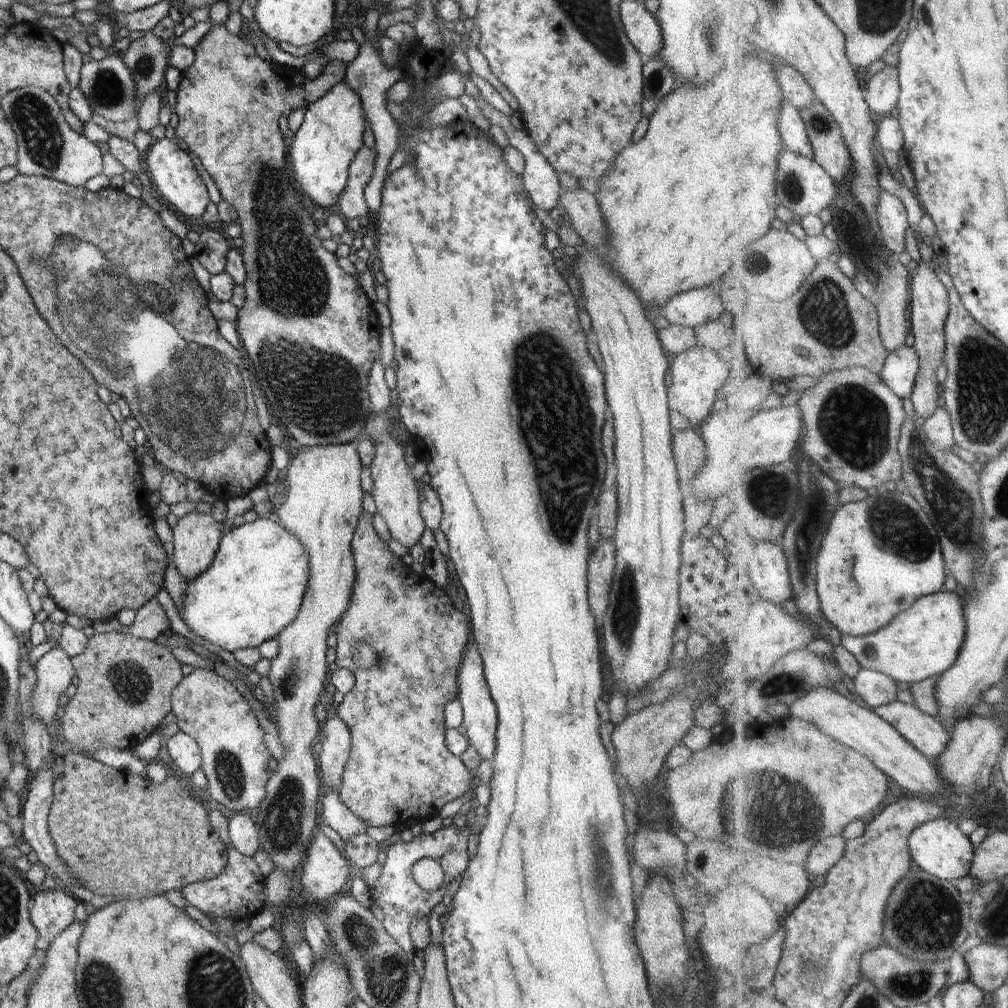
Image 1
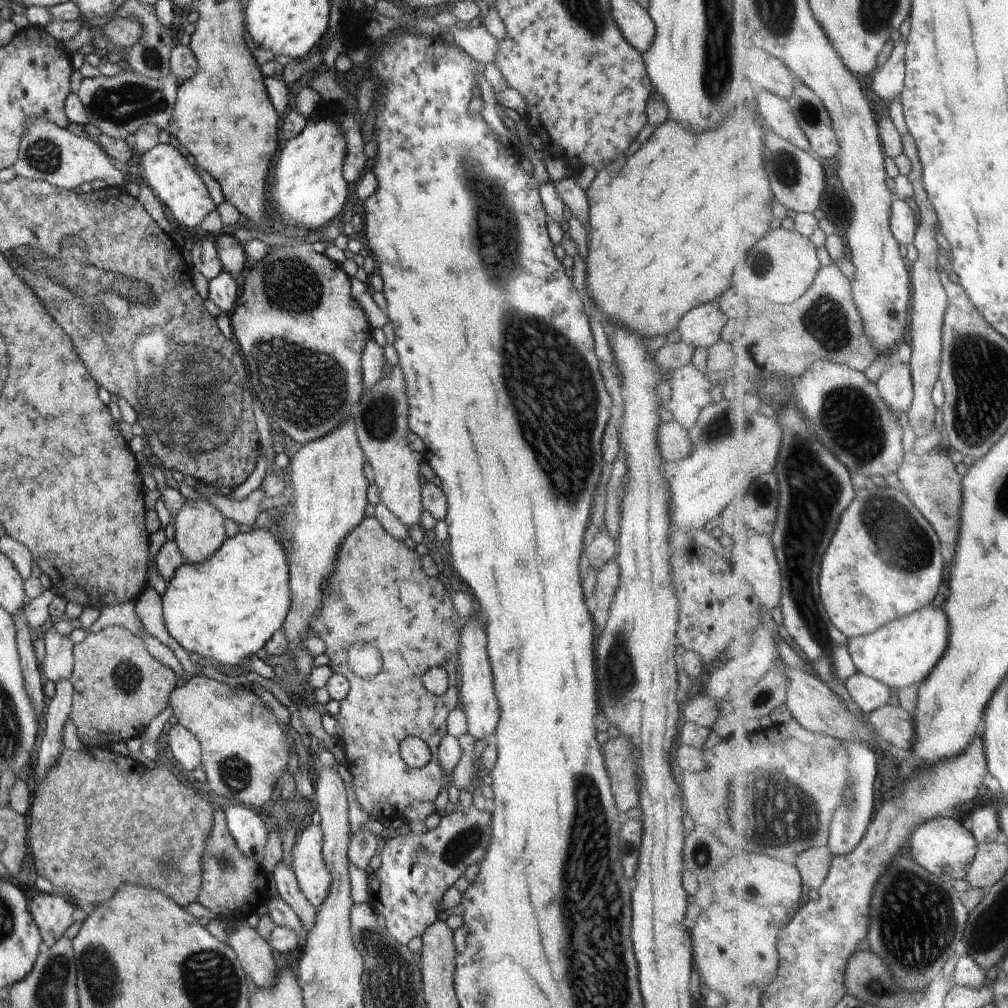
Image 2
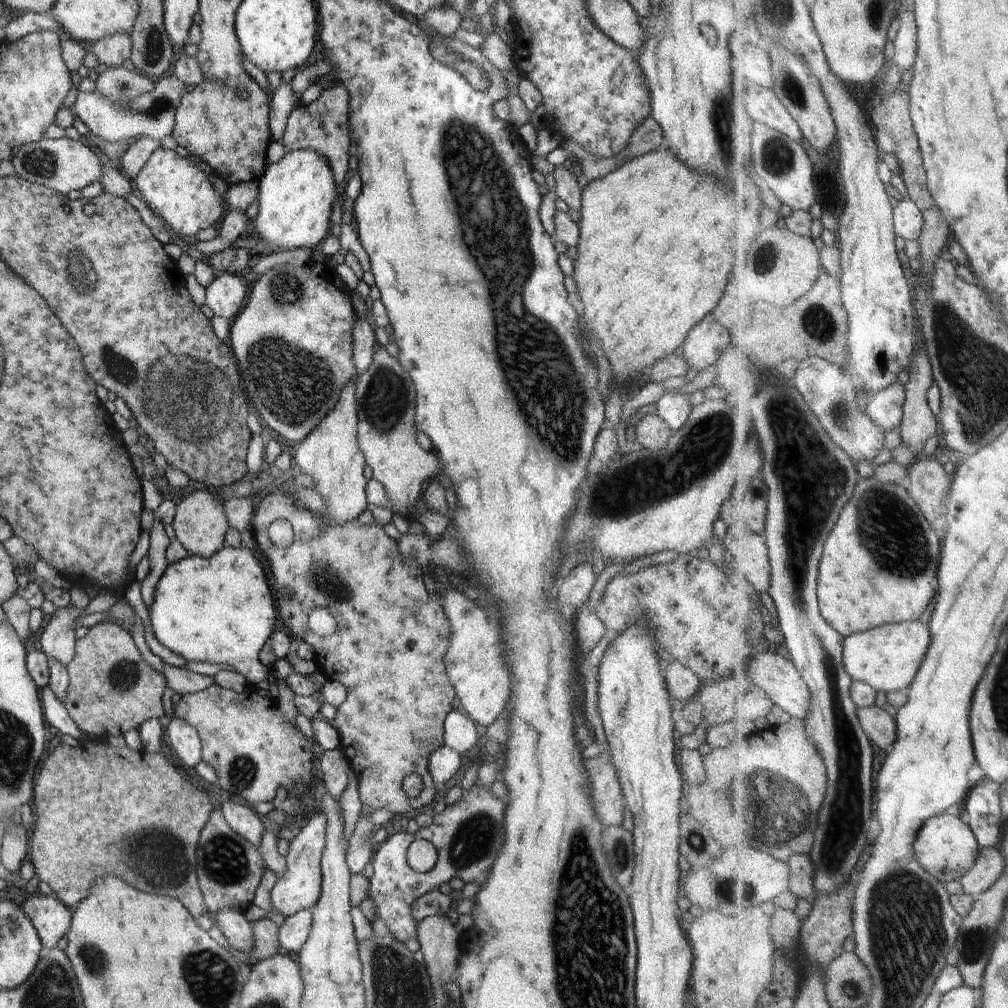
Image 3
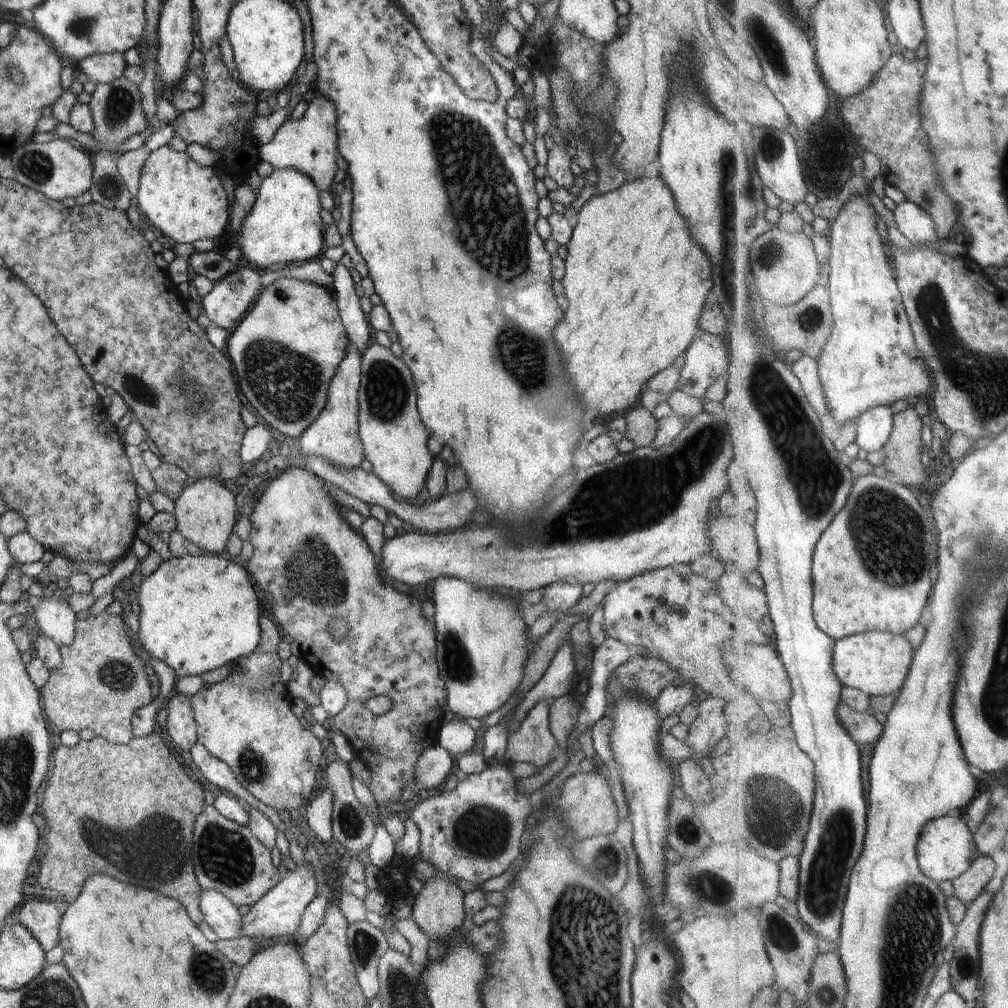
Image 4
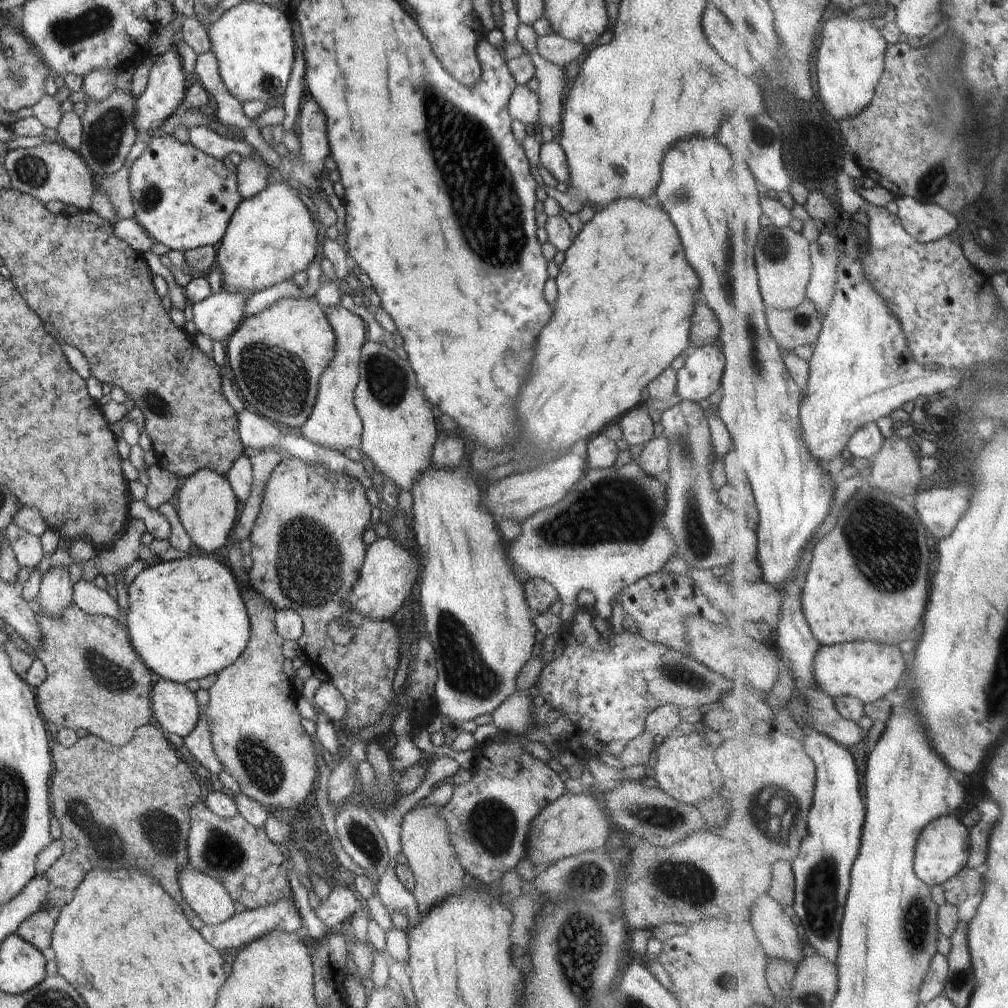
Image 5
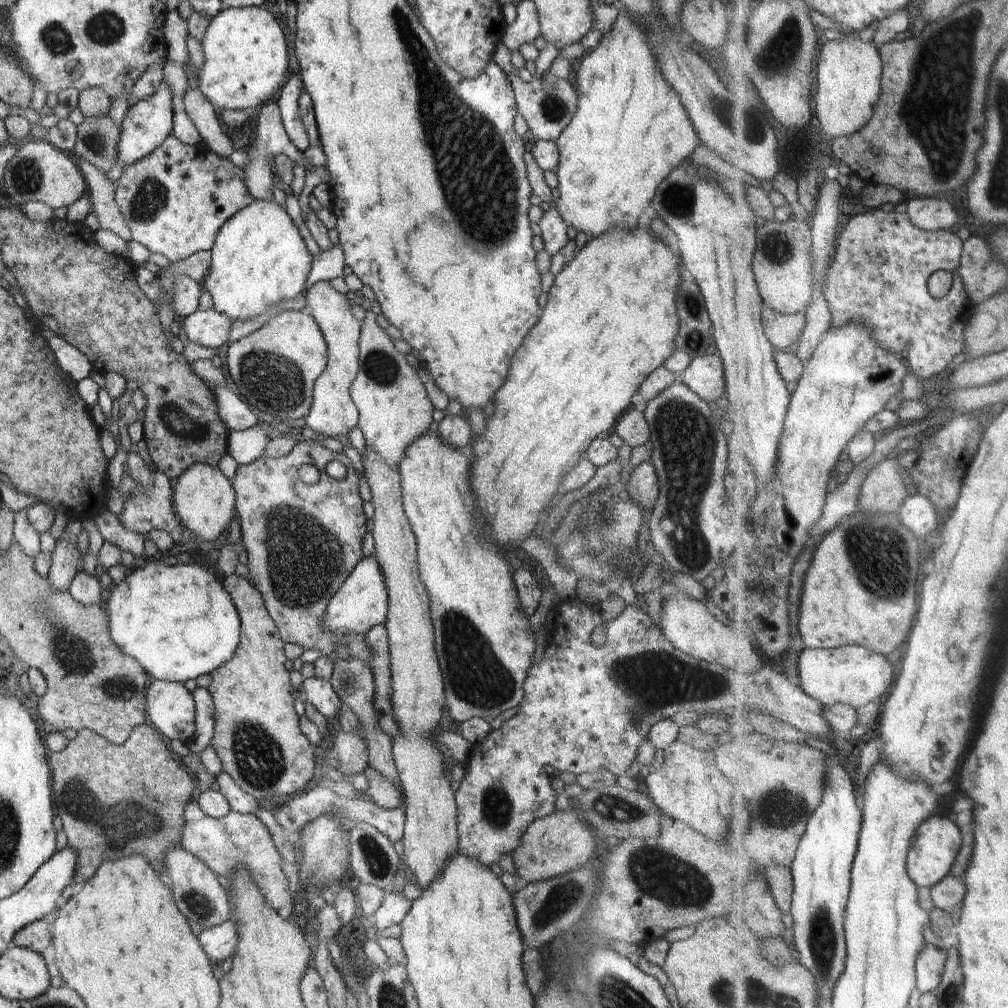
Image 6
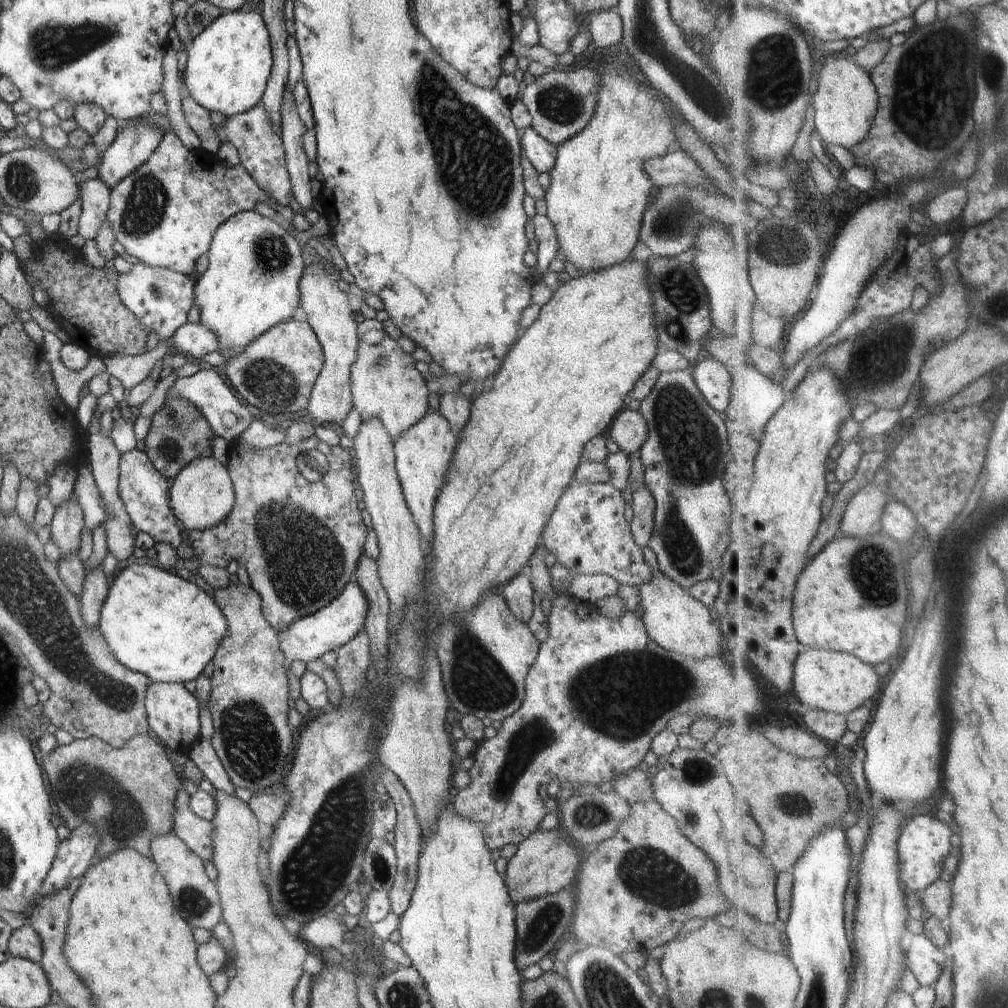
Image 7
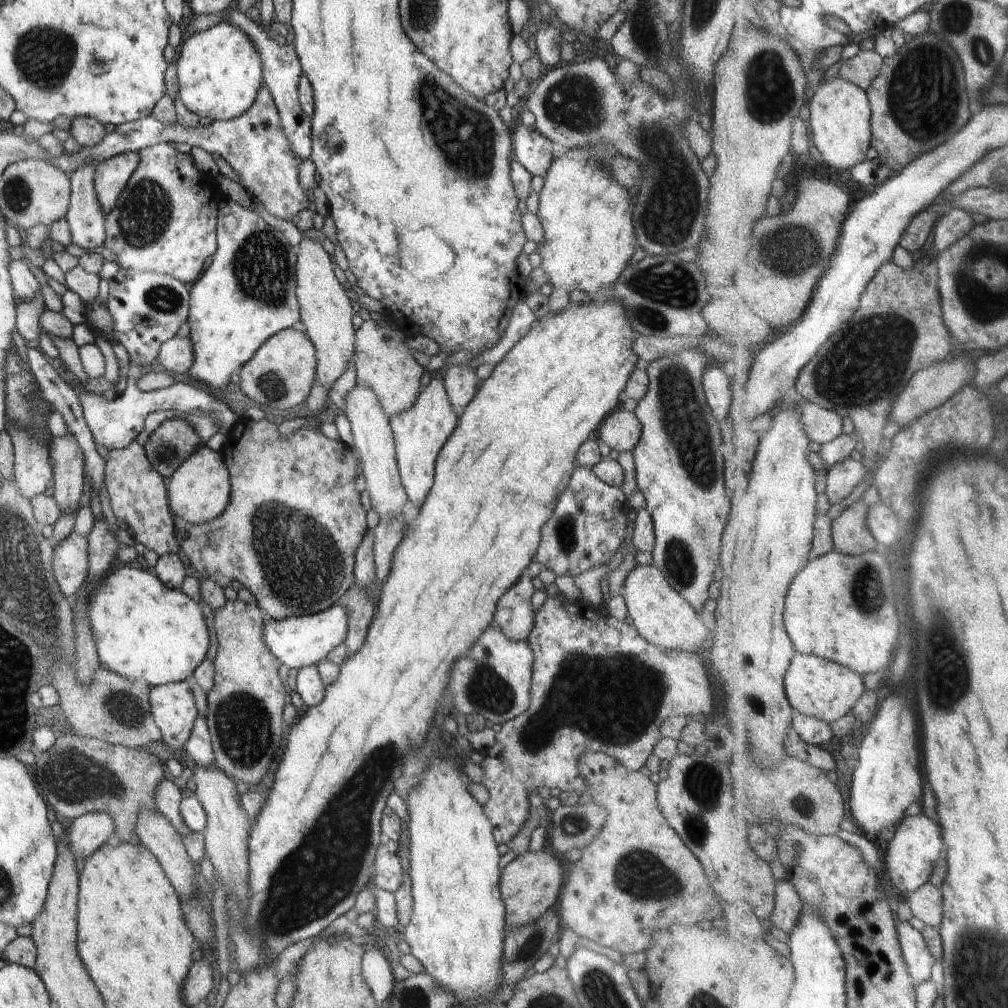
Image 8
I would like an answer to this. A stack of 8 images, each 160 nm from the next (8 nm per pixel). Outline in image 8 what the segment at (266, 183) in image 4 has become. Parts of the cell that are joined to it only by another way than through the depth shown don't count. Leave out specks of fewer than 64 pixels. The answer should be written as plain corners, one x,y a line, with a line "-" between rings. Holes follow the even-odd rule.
223,193
218,210
217,246
208,270
190,285
188,324
190,342
194,350
194,364
188,376
210,386
213,392
226,392
229,377
252,359
258,348
282,330
292,328
300,321
296,297
297,246
292,246
286,236
268,226
257,211
242,208

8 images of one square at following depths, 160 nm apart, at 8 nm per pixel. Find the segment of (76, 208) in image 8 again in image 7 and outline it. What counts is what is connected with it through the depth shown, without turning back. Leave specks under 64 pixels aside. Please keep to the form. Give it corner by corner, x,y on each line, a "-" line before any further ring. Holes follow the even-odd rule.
84,179
79,186
81,213
77,234
95,239
107,218
110,189
100,179

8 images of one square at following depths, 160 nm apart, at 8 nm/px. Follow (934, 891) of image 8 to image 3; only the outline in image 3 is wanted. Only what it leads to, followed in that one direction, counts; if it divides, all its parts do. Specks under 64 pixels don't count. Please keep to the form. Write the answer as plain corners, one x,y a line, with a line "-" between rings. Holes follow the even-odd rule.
983,847
979,856
979,862
961,880
964,892
973,896
976,900
984,892
990,890
1002,878
1007,867
1007,859
1000,854
1000,847

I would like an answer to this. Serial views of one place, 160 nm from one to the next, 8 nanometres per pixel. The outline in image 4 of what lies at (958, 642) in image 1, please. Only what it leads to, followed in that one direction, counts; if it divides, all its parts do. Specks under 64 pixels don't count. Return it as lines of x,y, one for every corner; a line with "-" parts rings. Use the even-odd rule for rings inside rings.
874,631
858,633
837,641
835,671
845,687
854,687
873,697
900,694
915,659
914,646
904,635

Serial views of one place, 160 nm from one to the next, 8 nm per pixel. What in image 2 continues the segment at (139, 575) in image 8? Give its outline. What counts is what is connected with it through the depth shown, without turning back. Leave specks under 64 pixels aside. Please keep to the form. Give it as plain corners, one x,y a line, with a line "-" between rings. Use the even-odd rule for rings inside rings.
273,528
259,529
227,538
210,558
200,564
187,562
179,566
172,580
166,583
166,590
161,596
168,634
188,654
196,652
219,664
247,667
249,658
265,648
272,635
283,628
291,605
288,558
285,552
286,546
274,534

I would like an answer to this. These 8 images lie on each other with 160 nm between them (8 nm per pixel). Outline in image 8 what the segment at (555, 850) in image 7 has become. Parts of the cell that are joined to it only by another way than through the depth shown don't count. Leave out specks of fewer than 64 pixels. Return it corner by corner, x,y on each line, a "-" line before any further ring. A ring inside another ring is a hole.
528,850
517,856
500,876
500,895
504,900
506,931
518,926
532,924
538,920
546,910
556,907
560,896
560,886
564,882
562,864
554,854
539,850

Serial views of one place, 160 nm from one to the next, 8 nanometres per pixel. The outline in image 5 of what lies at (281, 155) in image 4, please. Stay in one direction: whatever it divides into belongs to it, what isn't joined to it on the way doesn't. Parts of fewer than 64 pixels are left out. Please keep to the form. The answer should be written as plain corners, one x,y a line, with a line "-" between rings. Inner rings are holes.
313,99
304,100
304,102
300,103
297,128
300,141
299,158
289,152
288,156
280,157
279,166
273,168
273,171
279,172
288,182
297,183
315,191
319,184
317,176
318,174
321,176
325,159
331,153
330,144
328,144
328,130
326,130
326,116
324,116
324,112
320,110
320,106

